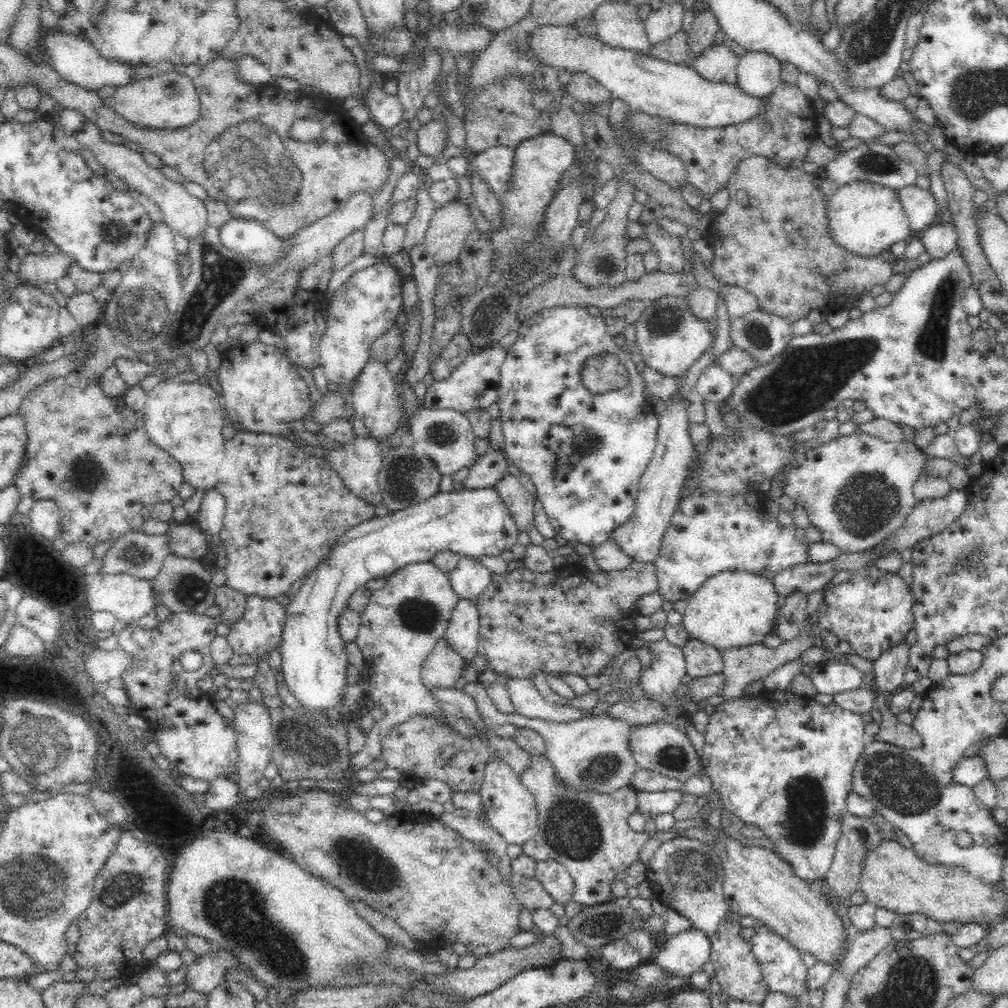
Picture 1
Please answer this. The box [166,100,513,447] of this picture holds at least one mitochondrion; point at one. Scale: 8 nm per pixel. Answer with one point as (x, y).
(255, 166)

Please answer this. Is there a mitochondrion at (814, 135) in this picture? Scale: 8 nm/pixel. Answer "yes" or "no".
no

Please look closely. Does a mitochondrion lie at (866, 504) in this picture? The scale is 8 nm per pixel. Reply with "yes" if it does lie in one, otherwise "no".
yes

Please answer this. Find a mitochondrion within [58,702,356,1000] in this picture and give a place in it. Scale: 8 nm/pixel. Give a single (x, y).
(235, 910)

